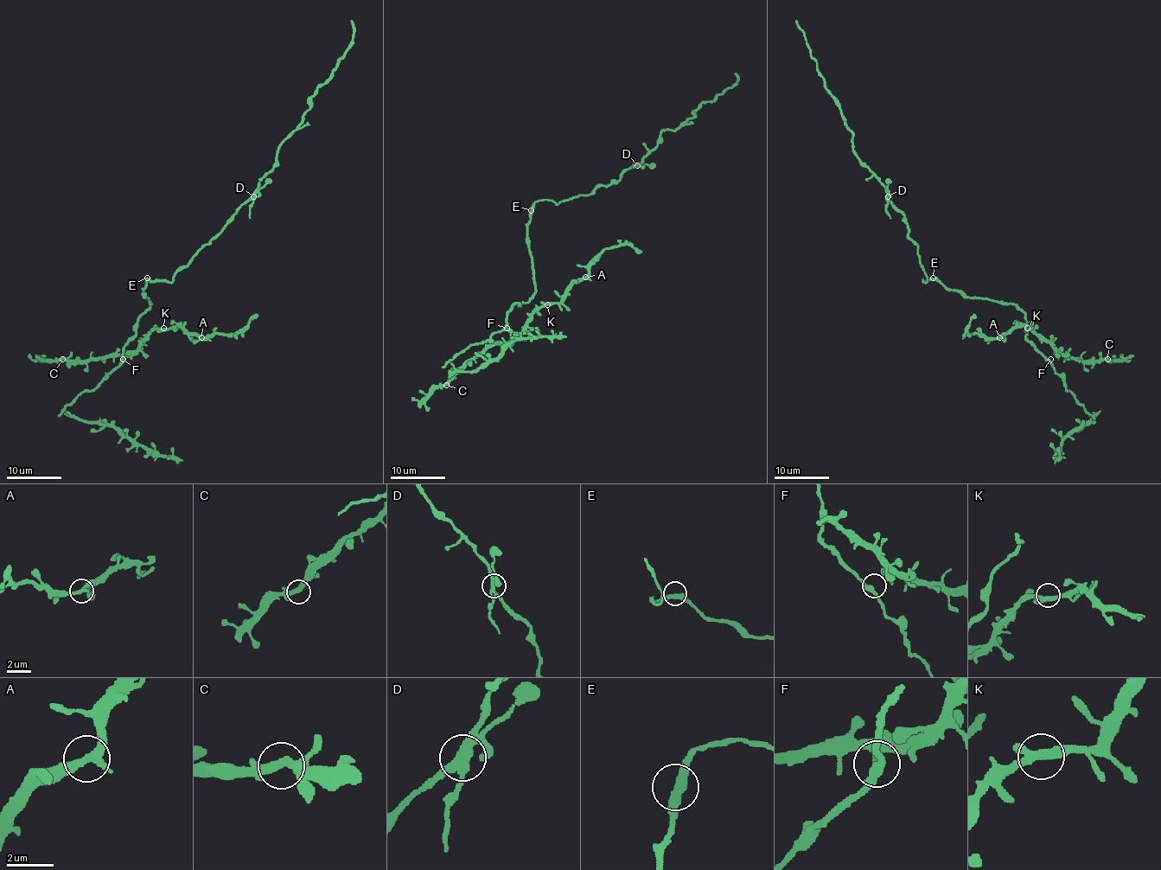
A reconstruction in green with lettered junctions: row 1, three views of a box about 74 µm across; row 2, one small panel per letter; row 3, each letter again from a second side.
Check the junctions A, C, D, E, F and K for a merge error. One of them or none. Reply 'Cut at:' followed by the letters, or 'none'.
Cut at: D

